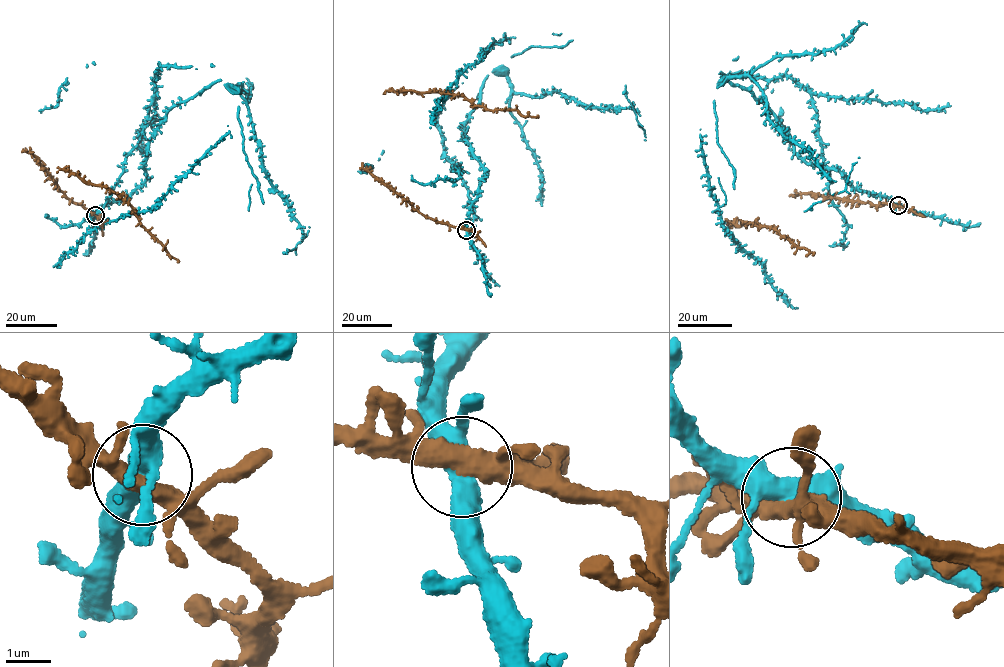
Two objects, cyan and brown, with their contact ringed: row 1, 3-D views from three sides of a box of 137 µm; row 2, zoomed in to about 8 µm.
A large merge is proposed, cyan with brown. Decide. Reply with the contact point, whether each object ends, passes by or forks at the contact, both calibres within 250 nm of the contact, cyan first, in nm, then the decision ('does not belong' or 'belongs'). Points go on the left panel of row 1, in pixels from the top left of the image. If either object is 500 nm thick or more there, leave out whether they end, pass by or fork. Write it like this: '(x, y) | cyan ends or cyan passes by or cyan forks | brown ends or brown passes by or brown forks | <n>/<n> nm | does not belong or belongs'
(95, 215) | cyan forks | brown forks | 440/360 nm | does not belong

